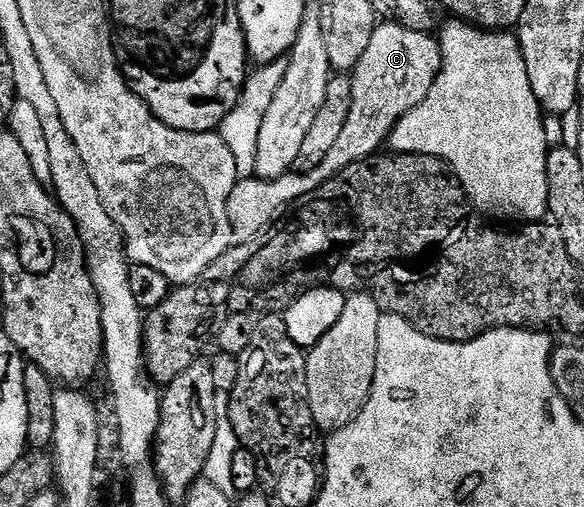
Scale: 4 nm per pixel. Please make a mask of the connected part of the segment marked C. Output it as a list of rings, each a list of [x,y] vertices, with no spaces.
[[[382,21],[375,28],[371,36],[371,44],[367,44],[367,52],[363,52],[363,60],[353,71],[351,77],[353,87],[351,88],[351,112],[347,112],[347,125],[339,136],[335,148],[319,168],[311,168],[304,172],[290,172],[278,178],[243,178],[237,181],[235,188],[231,188],[231,196],[227,200],[227,216],[231,220],[231,232],[234,243],[250,242],[255,240],[266,230],[270,230],[275,223],[281,221],[289,213],[294,202],[303,196],[315,192],[327,180],[331,180],[334,174],[343,172],[351,164],[363,161],[364,158],[374,157],[388,143],[389,134],[395,128],[395,124],[415,104],[419,104],[431,92],[431,84],[436,80],[437,74],[441,71],[441,43],[433,34],[423,32],[411,32],[411,28],[403,28],[394,22]]]

